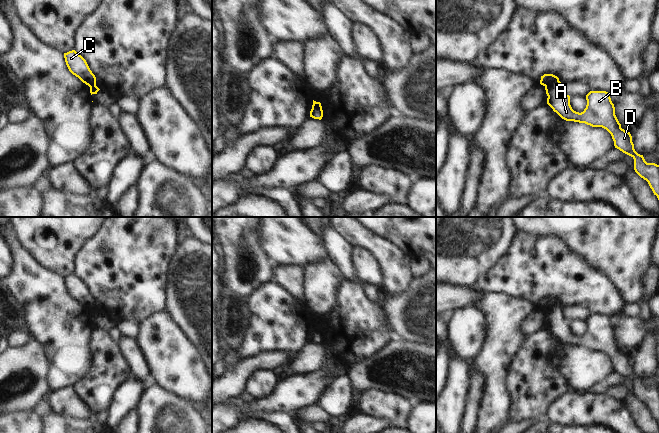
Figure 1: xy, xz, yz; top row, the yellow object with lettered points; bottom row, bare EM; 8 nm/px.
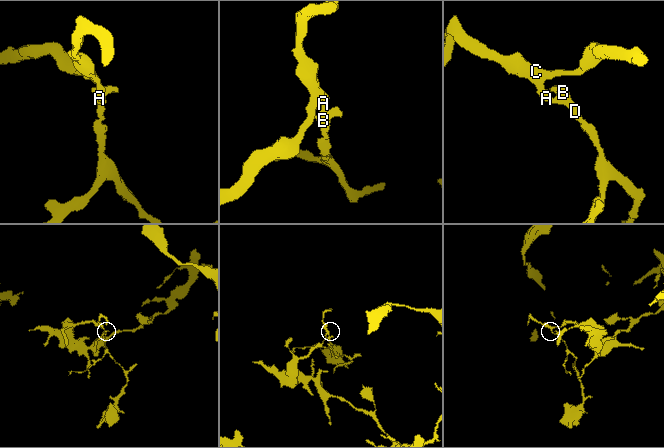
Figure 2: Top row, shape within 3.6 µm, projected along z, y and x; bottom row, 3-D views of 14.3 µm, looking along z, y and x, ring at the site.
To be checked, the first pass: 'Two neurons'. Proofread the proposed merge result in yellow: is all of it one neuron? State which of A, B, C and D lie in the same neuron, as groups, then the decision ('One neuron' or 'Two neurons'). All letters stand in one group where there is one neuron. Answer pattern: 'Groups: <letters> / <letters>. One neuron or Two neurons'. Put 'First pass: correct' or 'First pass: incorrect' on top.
First pass: correct
Groups: A B D / C. Two neurons.

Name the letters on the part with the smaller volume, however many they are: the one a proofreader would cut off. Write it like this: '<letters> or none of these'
A, B, D.

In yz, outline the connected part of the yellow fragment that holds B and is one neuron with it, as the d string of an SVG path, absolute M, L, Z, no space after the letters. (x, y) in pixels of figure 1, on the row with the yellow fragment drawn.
M560 81L547 85L545 90L548 96L547 104L562 119L606 129L612 136L615 148L634 159L635 172L648 182L659 200L659 165L647 163L643 155L635 151L630 132L621 128L621 124L615 115L615 107L611 101L610 93L590 91L586 95L586 108L579 113L572 109L570 96L564 94Z

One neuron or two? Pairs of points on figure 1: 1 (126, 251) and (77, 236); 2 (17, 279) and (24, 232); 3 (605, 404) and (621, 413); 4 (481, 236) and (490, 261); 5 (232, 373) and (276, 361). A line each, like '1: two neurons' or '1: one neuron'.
1: two neurons
2: two neurons
3: one neuron
4: one neuron
5: one neuron

